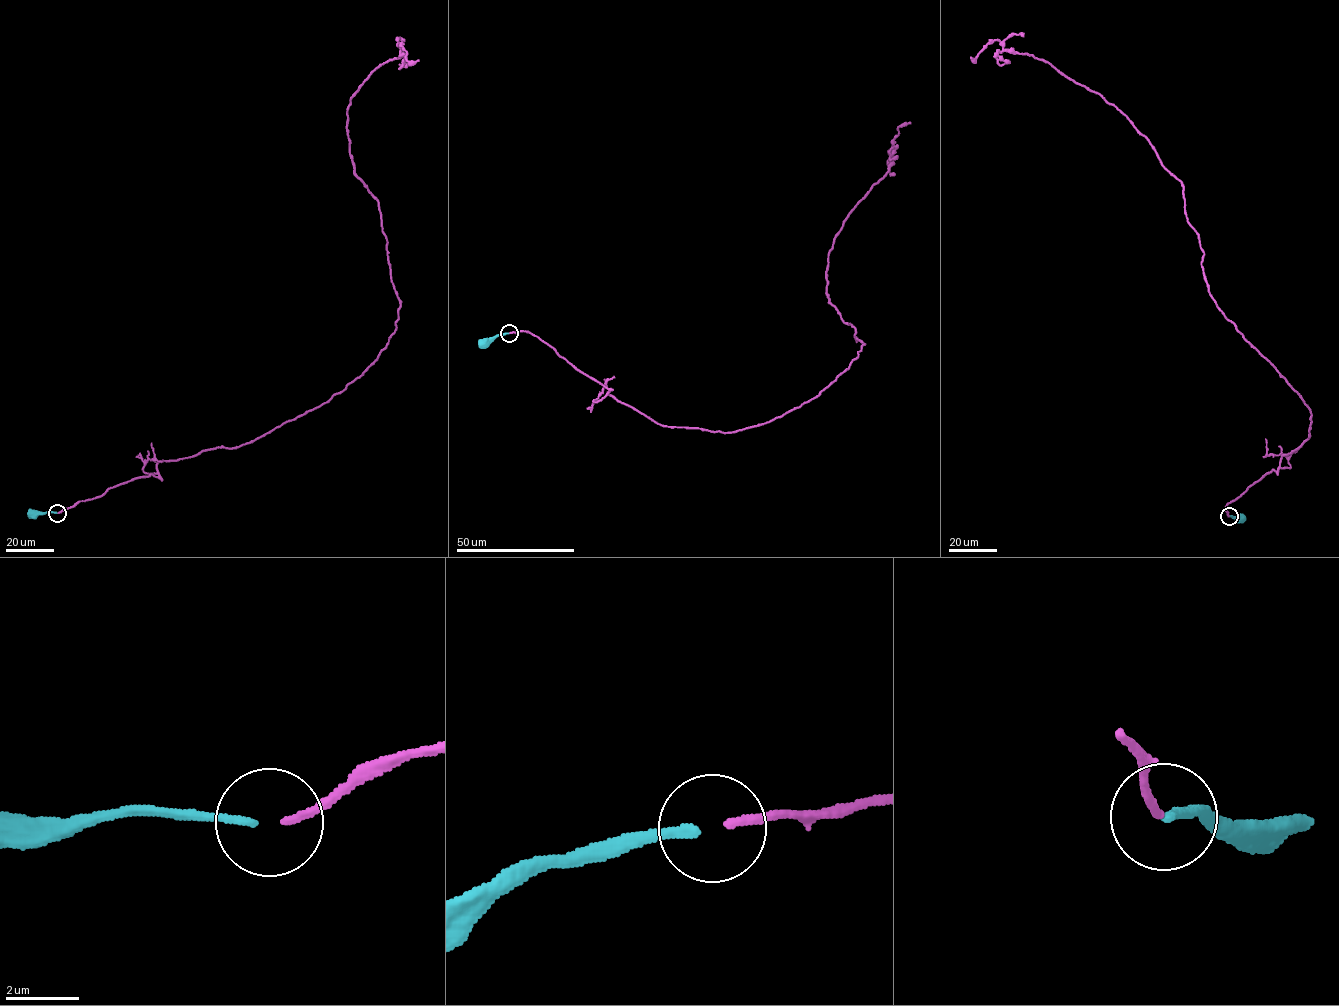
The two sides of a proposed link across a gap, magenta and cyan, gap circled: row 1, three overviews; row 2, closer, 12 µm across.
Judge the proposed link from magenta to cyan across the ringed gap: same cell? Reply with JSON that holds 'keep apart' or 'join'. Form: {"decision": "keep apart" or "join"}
{"decision": "join"}

